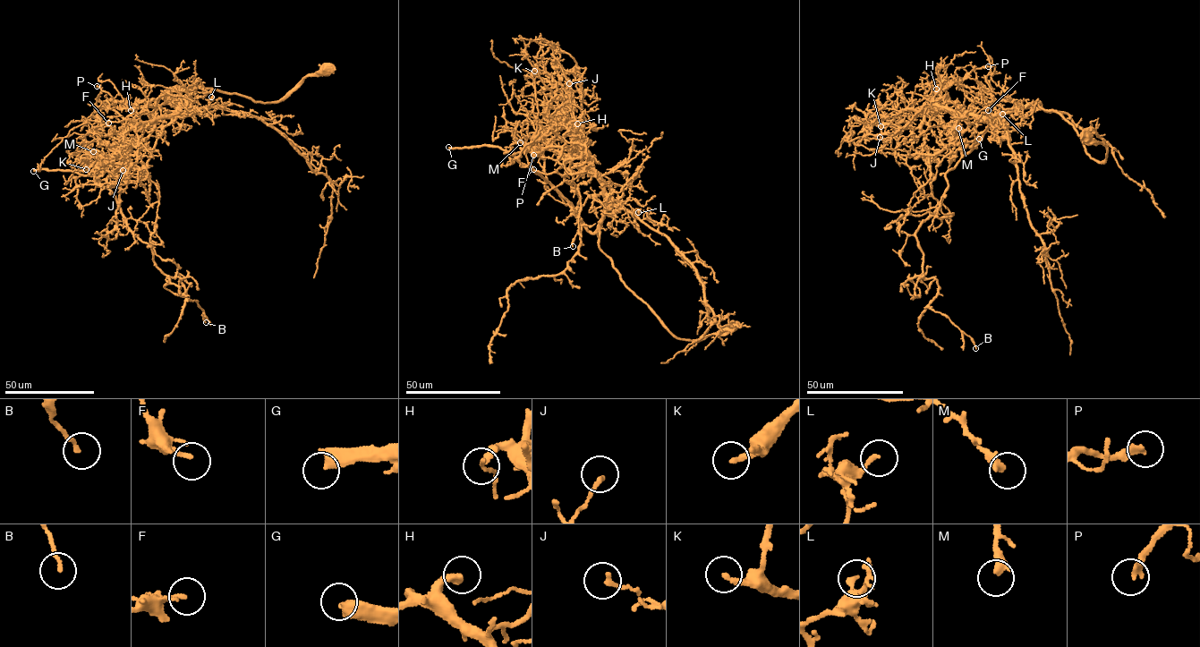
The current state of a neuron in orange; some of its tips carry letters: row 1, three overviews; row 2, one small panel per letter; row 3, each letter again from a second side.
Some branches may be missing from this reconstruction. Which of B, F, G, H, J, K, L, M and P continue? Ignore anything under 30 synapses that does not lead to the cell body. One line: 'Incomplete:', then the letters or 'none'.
Incomplete: G, K, P

